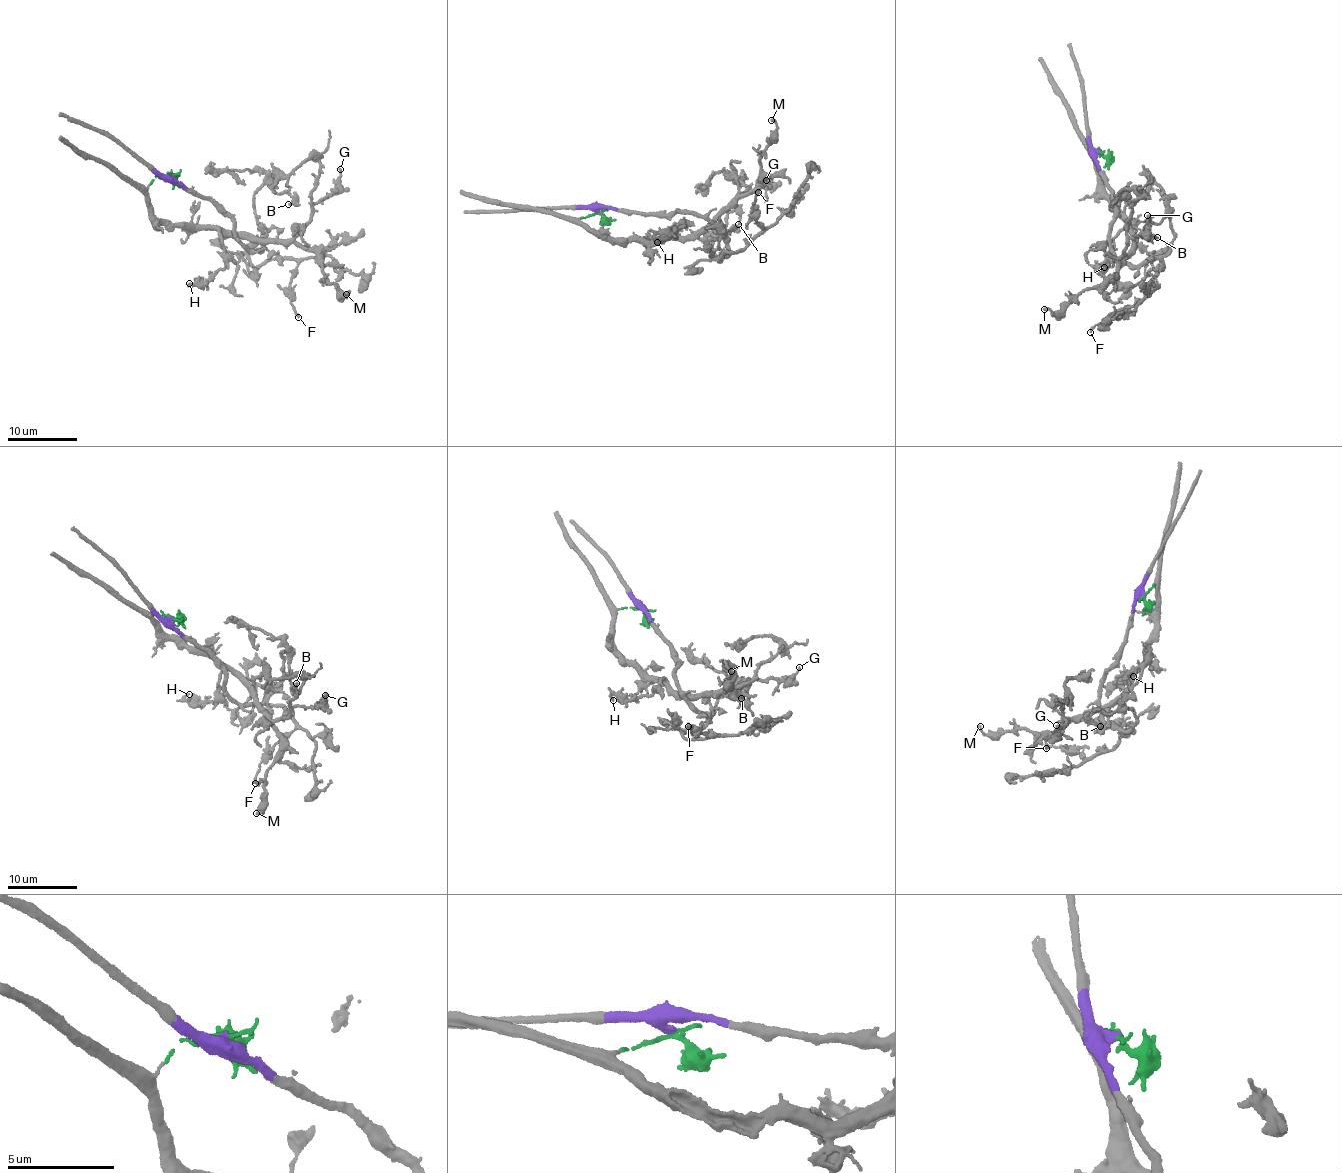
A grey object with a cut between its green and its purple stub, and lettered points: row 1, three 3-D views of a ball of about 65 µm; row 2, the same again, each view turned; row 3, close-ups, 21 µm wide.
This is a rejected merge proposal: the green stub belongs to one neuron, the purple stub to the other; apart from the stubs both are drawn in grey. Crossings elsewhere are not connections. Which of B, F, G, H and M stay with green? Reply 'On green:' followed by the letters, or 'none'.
On green: G, H, M

